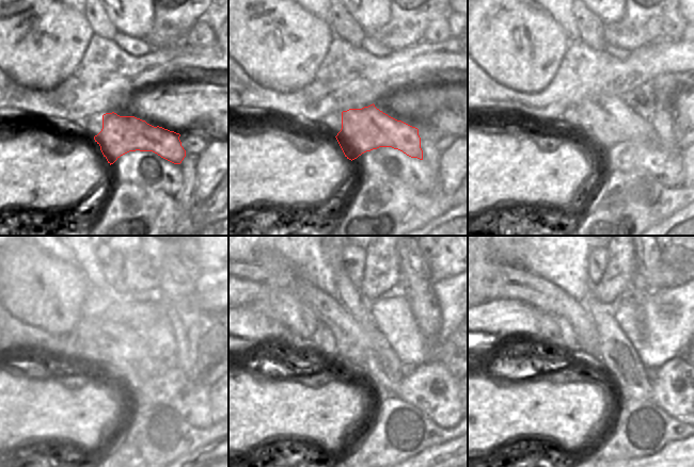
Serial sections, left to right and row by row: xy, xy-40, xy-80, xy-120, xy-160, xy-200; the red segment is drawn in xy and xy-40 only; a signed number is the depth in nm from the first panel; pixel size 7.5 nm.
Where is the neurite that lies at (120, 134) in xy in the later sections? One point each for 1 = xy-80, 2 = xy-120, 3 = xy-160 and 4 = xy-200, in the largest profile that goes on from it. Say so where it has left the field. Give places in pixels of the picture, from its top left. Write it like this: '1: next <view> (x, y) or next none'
1: next xy-80 (604, 122)
2: next xy-120 (125, 354)
3: next xy-160 (251, 278)
4: next xy-200 (520, 284)

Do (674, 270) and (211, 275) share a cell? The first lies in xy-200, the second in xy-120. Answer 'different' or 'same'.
different

